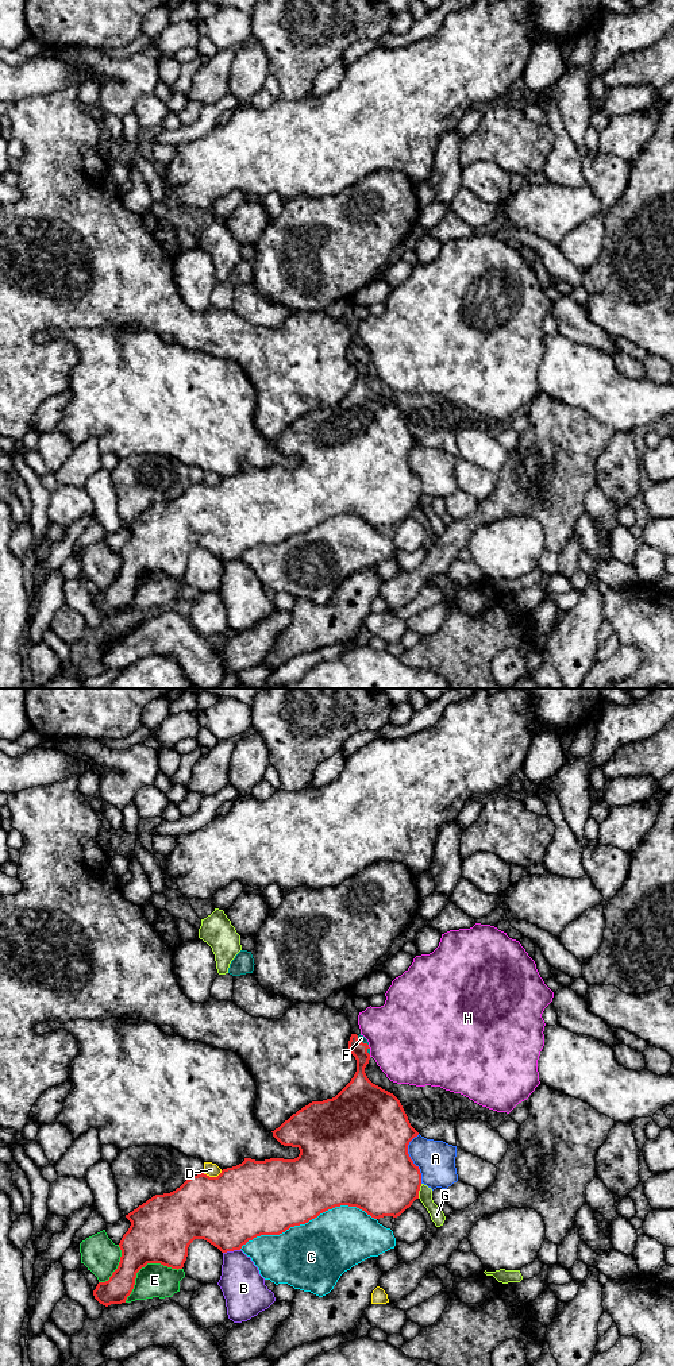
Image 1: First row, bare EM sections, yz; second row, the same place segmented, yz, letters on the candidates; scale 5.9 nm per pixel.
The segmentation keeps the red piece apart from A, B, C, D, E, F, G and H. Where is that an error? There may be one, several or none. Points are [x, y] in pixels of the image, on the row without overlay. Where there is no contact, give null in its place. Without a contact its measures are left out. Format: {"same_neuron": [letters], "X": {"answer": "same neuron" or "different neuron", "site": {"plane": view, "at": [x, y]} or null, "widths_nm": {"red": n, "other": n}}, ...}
{"same_neuron": ["F"], "A": {"answer": "different neuron", "site": {"plane": "yz", "at": [409, 467]}, "widths_nm": {"red": 500, "other": 220}}, "B": {"answer": "different neuron", "site": {"plane": "yz", "at": [231, 559]}, "widths_nm": {"red": 440, "other": 260}}, "C": {"answer": "different neuron", "site": {"plane": "yz", "at": [307, 531]}, "widths_nm": {"red": 420, "other": 400}}, "D": {"answer": "different neuron", "site": {"plane": "yz", "at": [212, 486]}, "widths_nm": {"red": 440, "other": 80}}, "E": {"answer": "different neuron", "site": {"plane": "yz", "at": [145, 574]}, "widths_nm": {"red": 380, "other": 200}}, "F": {"answer": "same neuron", "site": {"plane": "yz", "at": [362, 351]}, "widths_nm": {"red": 120, "other": 40}}, "G": {"answer": "different neuron", "site": {"plane": "yz", "at": [419, 498]}, "widths_nm": {"red": 440, "other": 80}}, "H": {"answer": "different neuron", "site": {"plane": "yz", "at": [368, 355]}, "widths_nm": {"red": 140, "other": 480}}}

